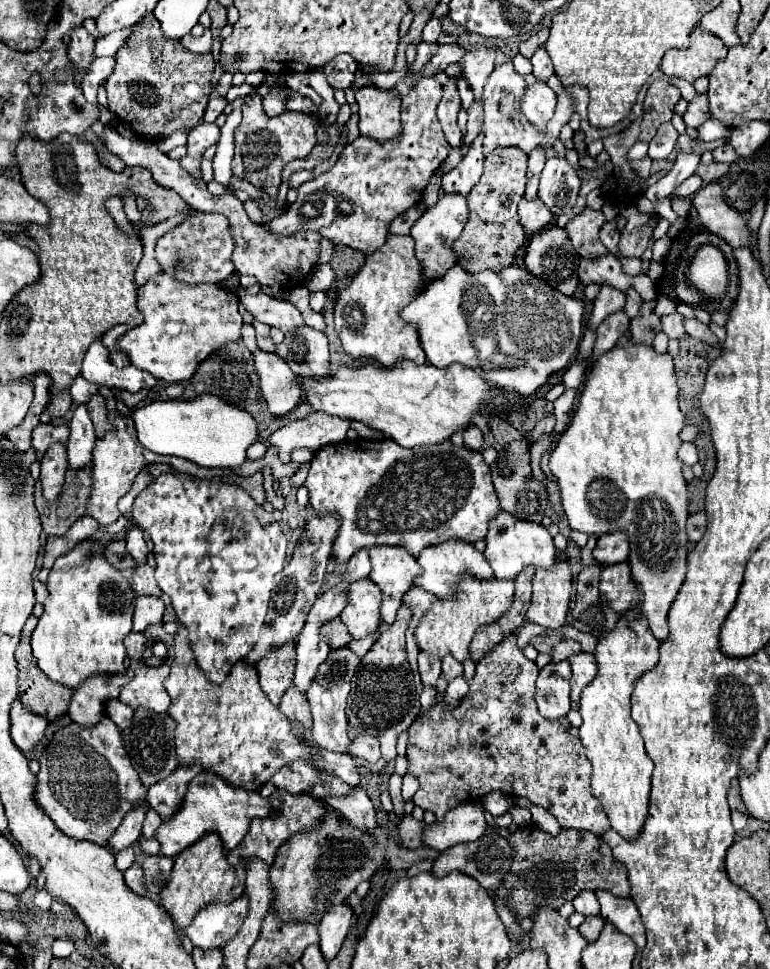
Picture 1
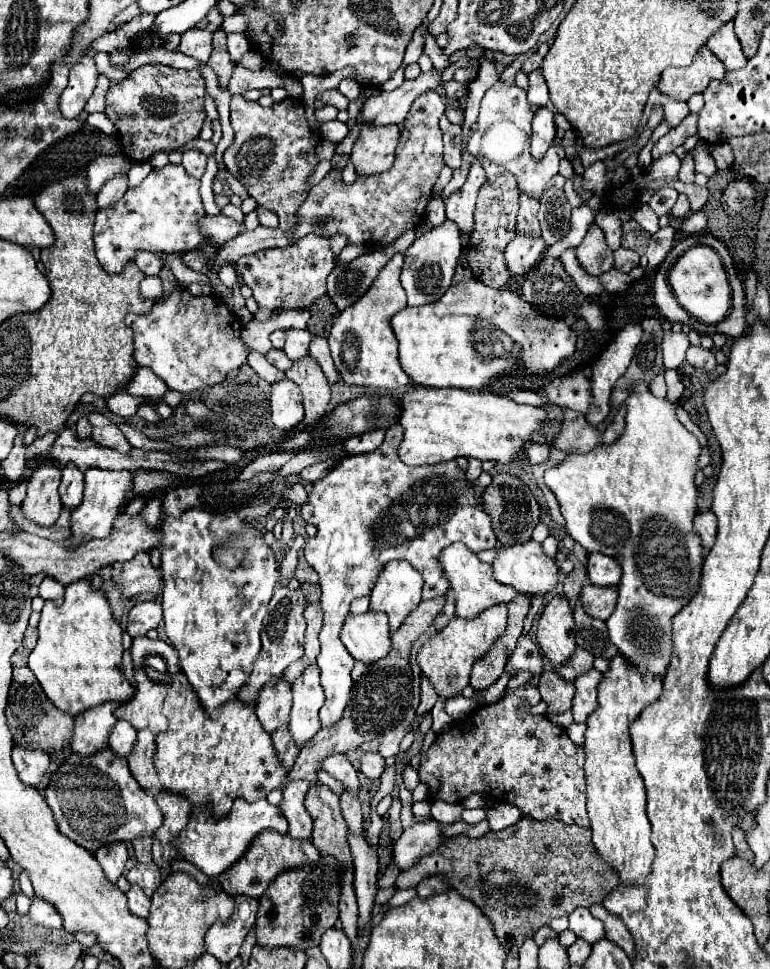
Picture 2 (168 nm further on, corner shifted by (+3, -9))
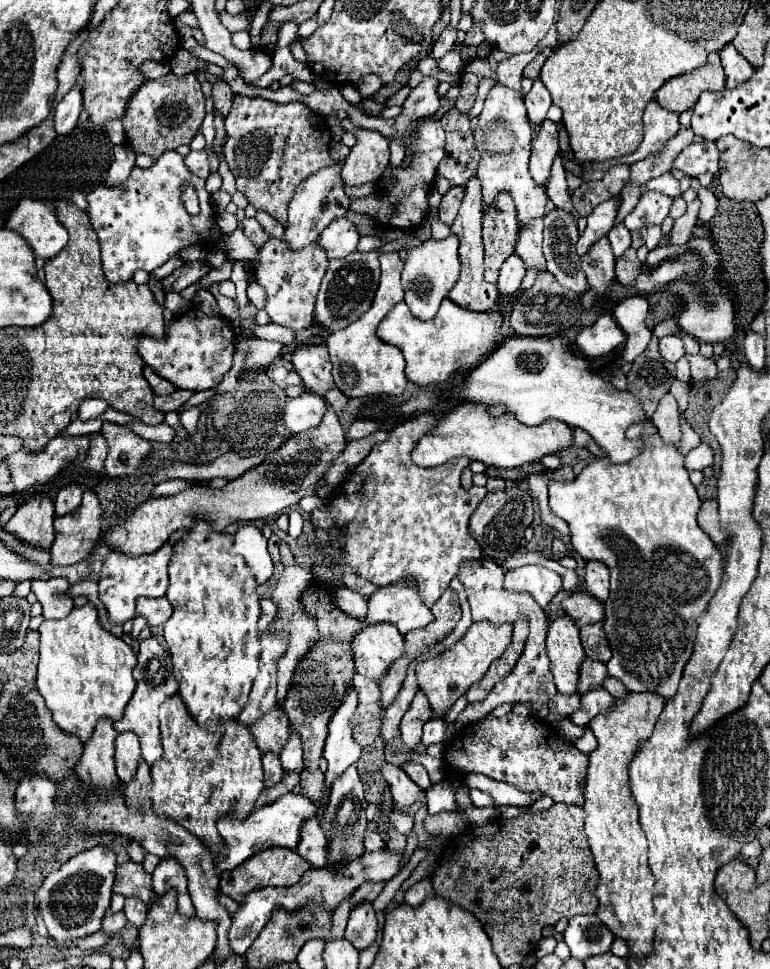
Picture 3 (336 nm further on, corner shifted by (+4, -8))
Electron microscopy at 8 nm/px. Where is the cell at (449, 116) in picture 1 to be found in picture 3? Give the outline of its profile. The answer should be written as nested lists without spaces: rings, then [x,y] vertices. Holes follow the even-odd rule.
[[[450,109],[440,119],[446,131],[446,153],[438,163],[438,173],[446,177],[456,187],[466,187],[466,183],[476,175],[480,153],[474,147],[474,135],[470,129],[470,115]]]

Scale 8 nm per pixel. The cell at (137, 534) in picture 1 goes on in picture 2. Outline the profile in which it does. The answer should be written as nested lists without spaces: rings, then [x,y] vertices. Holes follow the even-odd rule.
[[[139,552],[135,560],[115,562],[111,566],[111,574],[125,598],[137,598],[139,594],[161,594],[163,582],[151,566],[147,552]]]

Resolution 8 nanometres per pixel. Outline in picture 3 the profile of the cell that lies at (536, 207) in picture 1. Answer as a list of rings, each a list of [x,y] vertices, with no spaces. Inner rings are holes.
[[[510,255],[500,269],[500,277],[496,283],[498,293],[506,297],[506,295],[512,295],[514,291],[518,291],[524,273],[526,273],[526,267],[522,267],[522,259],[518,259],[518,255]]]

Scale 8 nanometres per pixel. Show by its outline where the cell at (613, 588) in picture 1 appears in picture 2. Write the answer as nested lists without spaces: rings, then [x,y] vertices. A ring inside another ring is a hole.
[[[583,586],[581,602],[589,616],[607,620],[617,604],[617,586]]]

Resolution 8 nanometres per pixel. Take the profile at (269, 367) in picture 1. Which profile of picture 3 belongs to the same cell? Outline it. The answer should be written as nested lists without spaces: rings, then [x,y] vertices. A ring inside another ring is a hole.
[[[302,393],[296,399],[286,399],[284,423],[292,433],[302,433],[322,423],[326,413],[326,401],[314,393]]]

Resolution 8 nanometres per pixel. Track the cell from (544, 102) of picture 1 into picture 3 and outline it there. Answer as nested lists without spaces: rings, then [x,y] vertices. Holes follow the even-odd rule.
[[[546,121],[542,125],[542,131],[536,133],[536,139],[532,141],[532,155],[530,155],[530,175],[536,181],[536,185],[544,187],[550,179],[552,163],[558,155],[558,133],[556,125],[552,121]]]

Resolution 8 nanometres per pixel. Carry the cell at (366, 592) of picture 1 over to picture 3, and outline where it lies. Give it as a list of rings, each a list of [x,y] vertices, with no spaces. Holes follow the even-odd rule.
[[[392,623],[368,625],[354,639],[356,673],[380,681],[390,665],[404,655],[404,637]]]

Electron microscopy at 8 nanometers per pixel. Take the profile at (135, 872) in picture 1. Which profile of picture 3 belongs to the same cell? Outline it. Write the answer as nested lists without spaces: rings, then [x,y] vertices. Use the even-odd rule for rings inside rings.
[[[126,897],[126,905],[124,905],[124,913],[128,917],[128,921],[136,927],[142,927],[146,921],[146,913],[148,913],[148,905],[144,905],[138,897]]]

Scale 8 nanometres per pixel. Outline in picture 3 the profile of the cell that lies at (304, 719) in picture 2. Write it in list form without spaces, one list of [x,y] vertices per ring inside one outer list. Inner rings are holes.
[[[290,735],[286,747],[280,753],[280,765],[284,773],[300,773],[302,771],[302,743],[298,735]]]

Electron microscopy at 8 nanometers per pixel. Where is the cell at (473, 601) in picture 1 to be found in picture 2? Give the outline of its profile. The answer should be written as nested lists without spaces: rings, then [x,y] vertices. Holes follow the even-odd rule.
[[[495,604],[475,618],[453,618],[443,630],[435,632],[427,644],[417,652],[417,664],[421,672],[433,682],[435,690],[443,698],[459,696],[461,690],[469,684],[469,672],[473,662],[483,656],[491,644],[503,634],[507,626],[507,604]]]

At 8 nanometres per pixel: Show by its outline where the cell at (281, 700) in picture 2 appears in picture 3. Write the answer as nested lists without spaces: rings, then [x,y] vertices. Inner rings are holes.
[[[276,705],[270,715],[264,715],[258,723],[254,723],[254,727],[250,727],[250,733],[260,753],[278,755],[290,737],[290,727],[286,723],[286,715],[282,715],[282,707]]]

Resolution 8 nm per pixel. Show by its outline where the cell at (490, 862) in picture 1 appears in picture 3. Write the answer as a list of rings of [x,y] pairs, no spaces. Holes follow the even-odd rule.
[[[422,879],[422,881],[414,883],[414,885],[406,891],[404,901],[406,901],[408,905],[412,905],[412,907],[418,907],[424,899],[428,899],[428,897],[432,897],[432,895],[434,895],[434,887],[432,887],[430,879]]]

